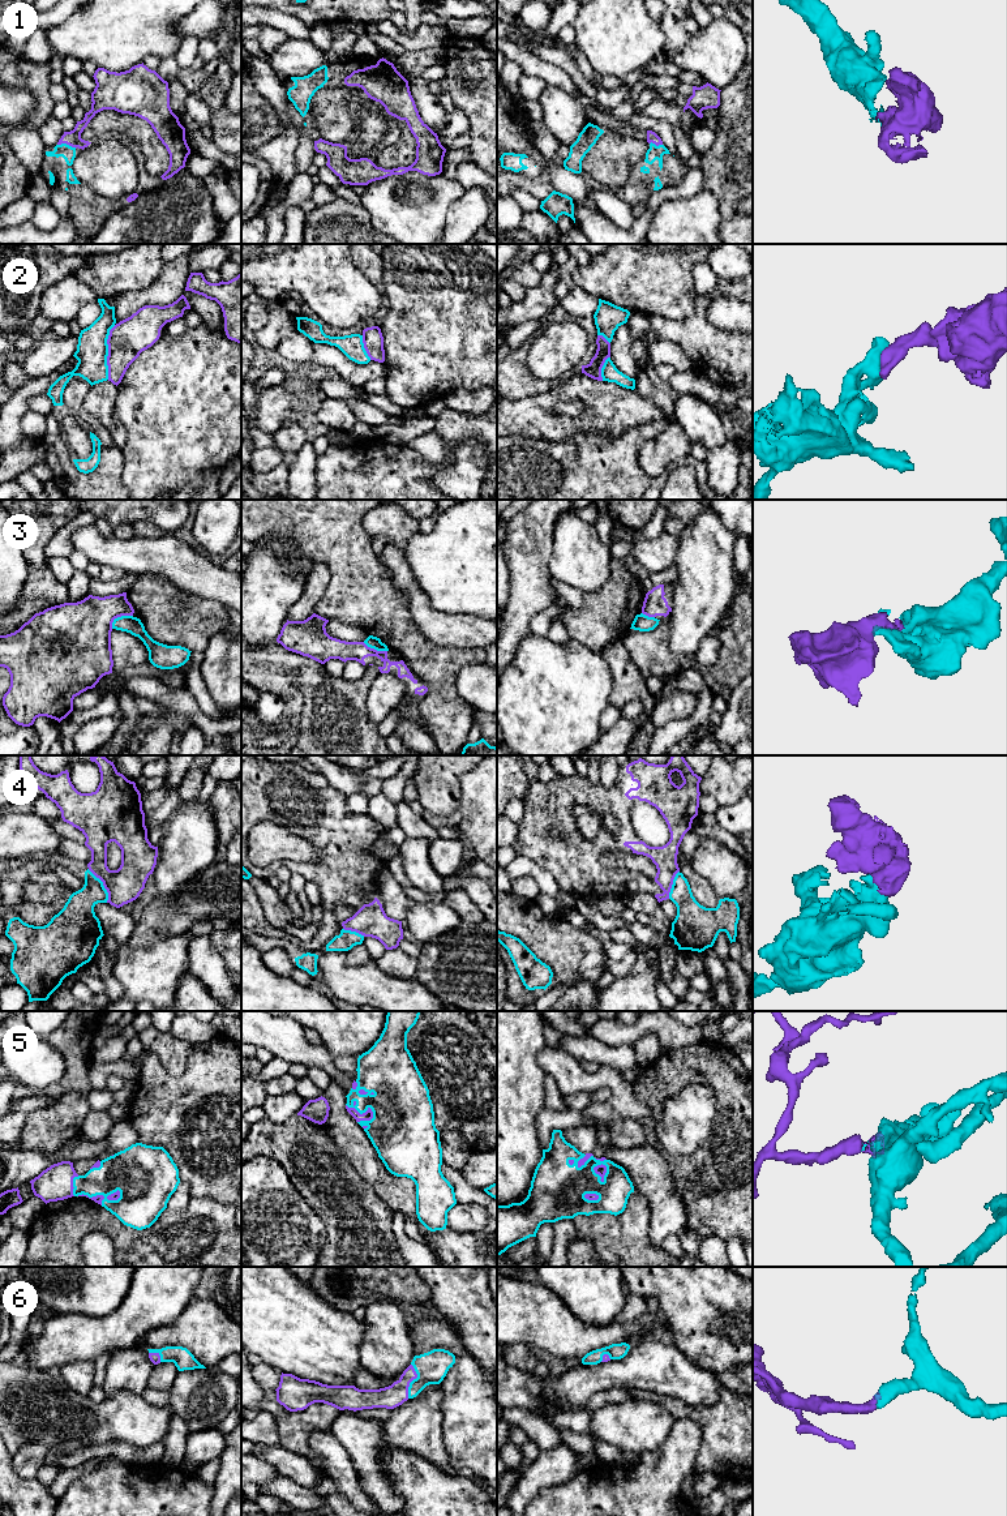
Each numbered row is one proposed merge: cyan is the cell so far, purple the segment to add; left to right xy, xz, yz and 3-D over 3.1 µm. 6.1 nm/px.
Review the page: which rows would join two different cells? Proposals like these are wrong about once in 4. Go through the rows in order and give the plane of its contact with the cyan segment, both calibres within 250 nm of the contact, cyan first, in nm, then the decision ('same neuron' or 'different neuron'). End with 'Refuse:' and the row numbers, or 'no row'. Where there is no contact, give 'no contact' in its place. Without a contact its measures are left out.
1: meets cyan in xy; 90 nm thick on the cyan side, 100 nm on the other; same neuron
2: meets cyan in xy; 190 nm thick on the cyan side, 240 nm on the other; different neuron
3: meets cyan in xy; 110 nm thick on the cyan side, 360 nm on the other; different neuron
4: meets cyan in xy; 200 nm thick on the cyan side, 220 nm on the other; different neuron
5: meets cyan in yz; 260 nm thick on the cyan side, 60 nm on the other; same neuron
6: meets cyan in xz; 190 nm thick on the cyan side, 140 nm on the other; same neuron
Refuse: 2, 3, 4

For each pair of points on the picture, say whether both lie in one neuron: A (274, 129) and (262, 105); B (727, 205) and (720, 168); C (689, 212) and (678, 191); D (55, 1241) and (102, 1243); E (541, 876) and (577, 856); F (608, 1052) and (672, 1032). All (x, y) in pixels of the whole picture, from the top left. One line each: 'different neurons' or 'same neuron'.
A: same neuron
B: same neuron
C: different neurons
D: different neurons
E: different neurons
F: different neurons

